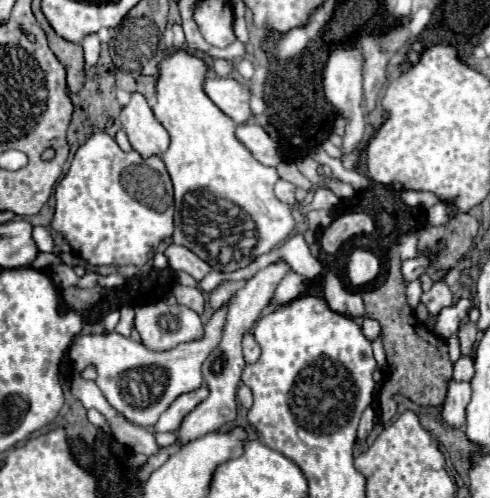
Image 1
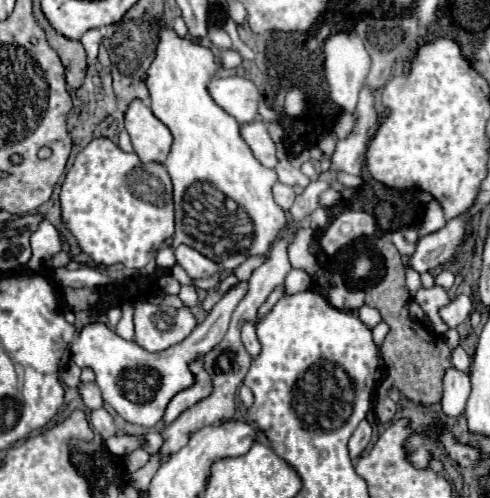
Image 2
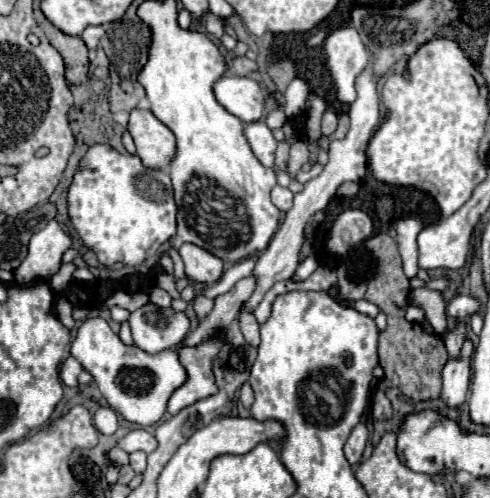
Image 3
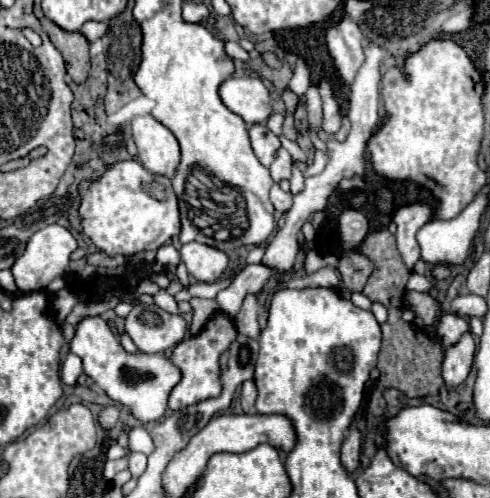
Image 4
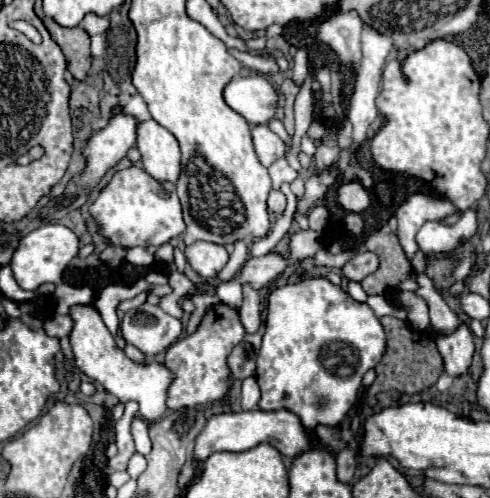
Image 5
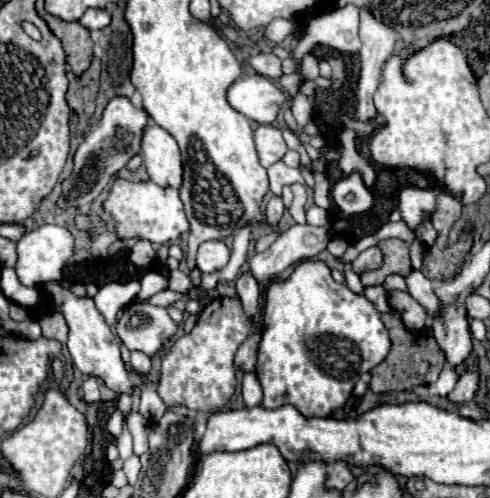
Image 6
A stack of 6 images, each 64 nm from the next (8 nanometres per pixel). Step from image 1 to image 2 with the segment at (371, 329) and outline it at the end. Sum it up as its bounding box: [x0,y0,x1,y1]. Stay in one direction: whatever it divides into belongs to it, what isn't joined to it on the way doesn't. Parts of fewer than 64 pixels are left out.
[358,304,380,328]

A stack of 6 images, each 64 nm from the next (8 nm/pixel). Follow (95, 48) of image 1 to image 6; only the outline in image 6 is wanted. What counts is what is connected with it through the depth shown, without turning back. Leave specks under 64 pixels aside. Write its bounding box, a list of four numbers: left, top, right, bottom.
[80,8,110,30]

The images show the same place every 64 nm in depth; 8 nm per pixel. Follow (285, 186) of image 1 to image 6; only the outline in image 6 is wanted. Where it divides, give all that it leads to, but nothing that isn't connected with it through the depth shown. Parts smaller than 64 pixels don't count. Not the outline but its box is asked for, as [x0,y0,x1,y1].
[266,196,284,228]

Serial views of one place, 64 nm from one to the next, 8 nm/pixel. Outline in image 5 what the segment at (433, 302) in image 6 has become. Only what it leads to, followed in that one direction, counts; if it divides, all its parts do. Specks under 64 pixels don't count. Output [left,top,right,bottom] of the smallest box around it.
[414,274,460,334]

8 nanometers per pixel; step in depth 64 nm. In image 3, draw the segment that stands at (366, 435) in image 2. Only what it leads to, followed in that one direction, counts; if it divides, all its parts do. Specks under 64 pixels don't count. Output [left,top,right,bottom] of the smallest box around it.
[344,424,368,464]

